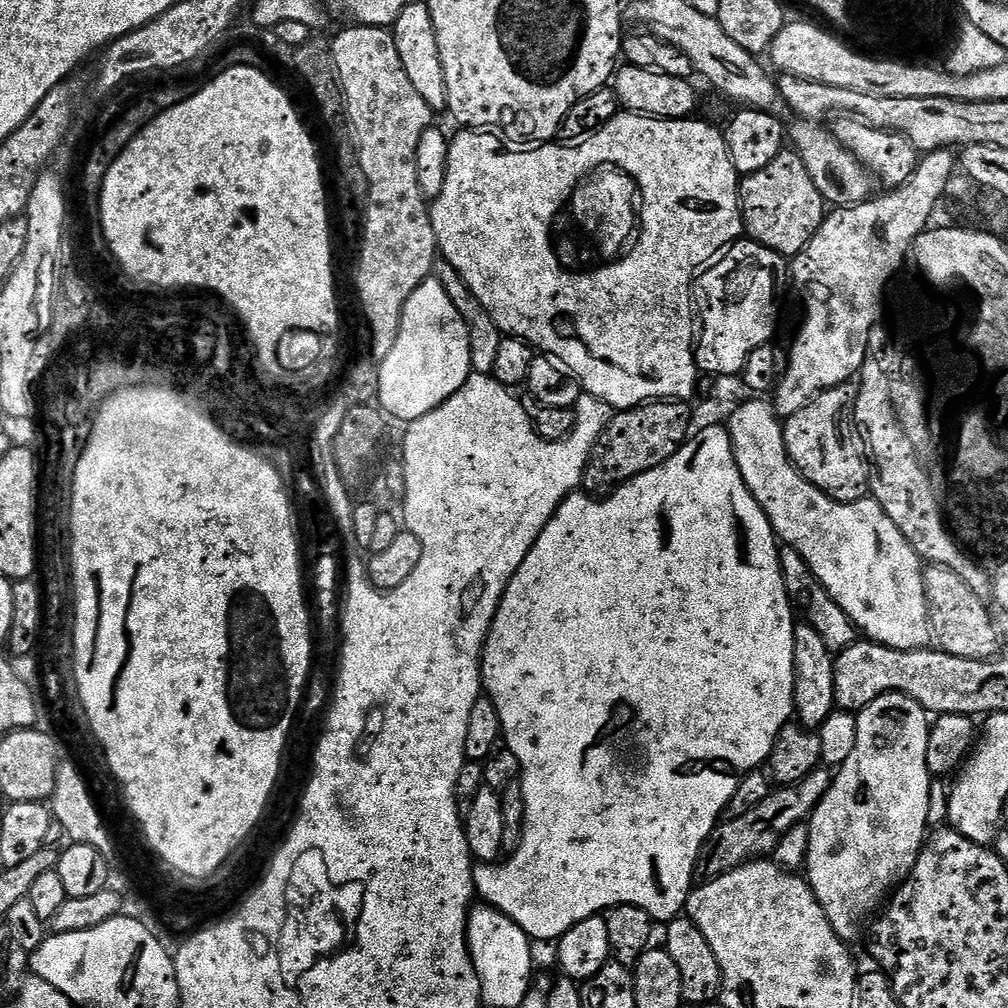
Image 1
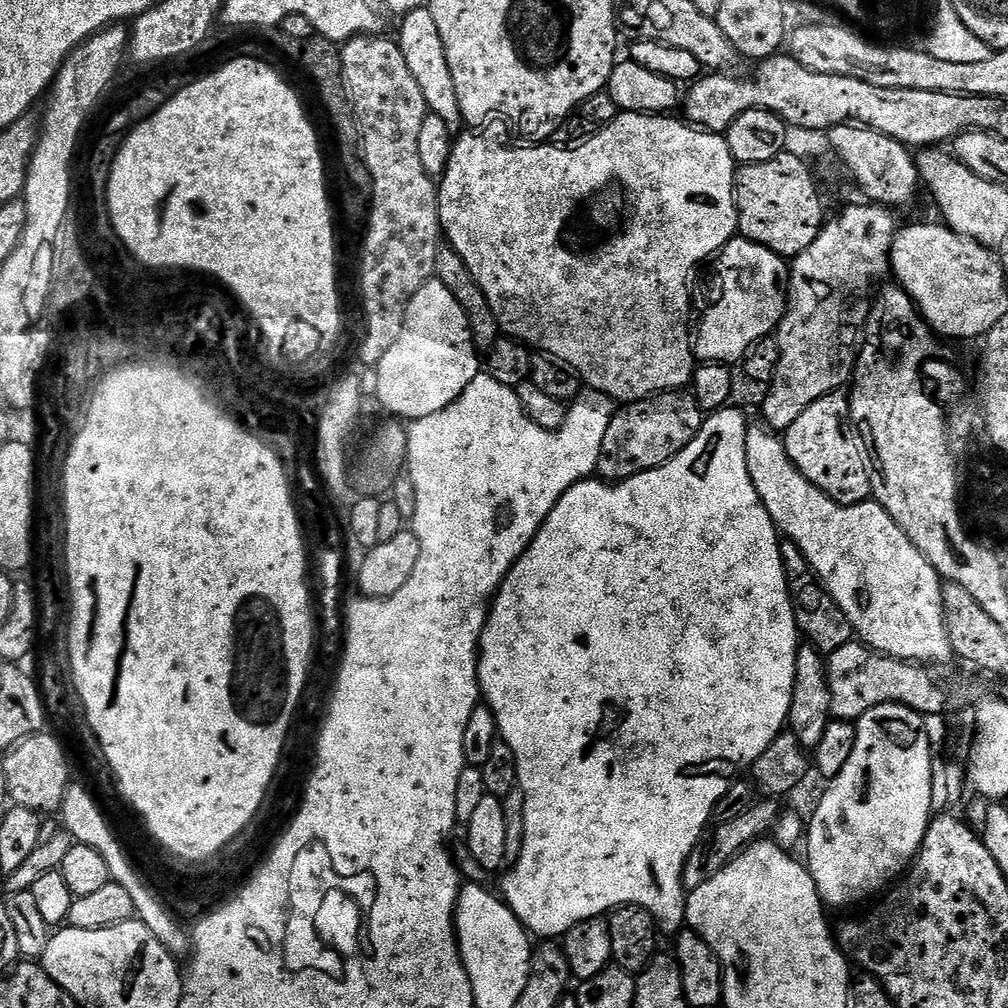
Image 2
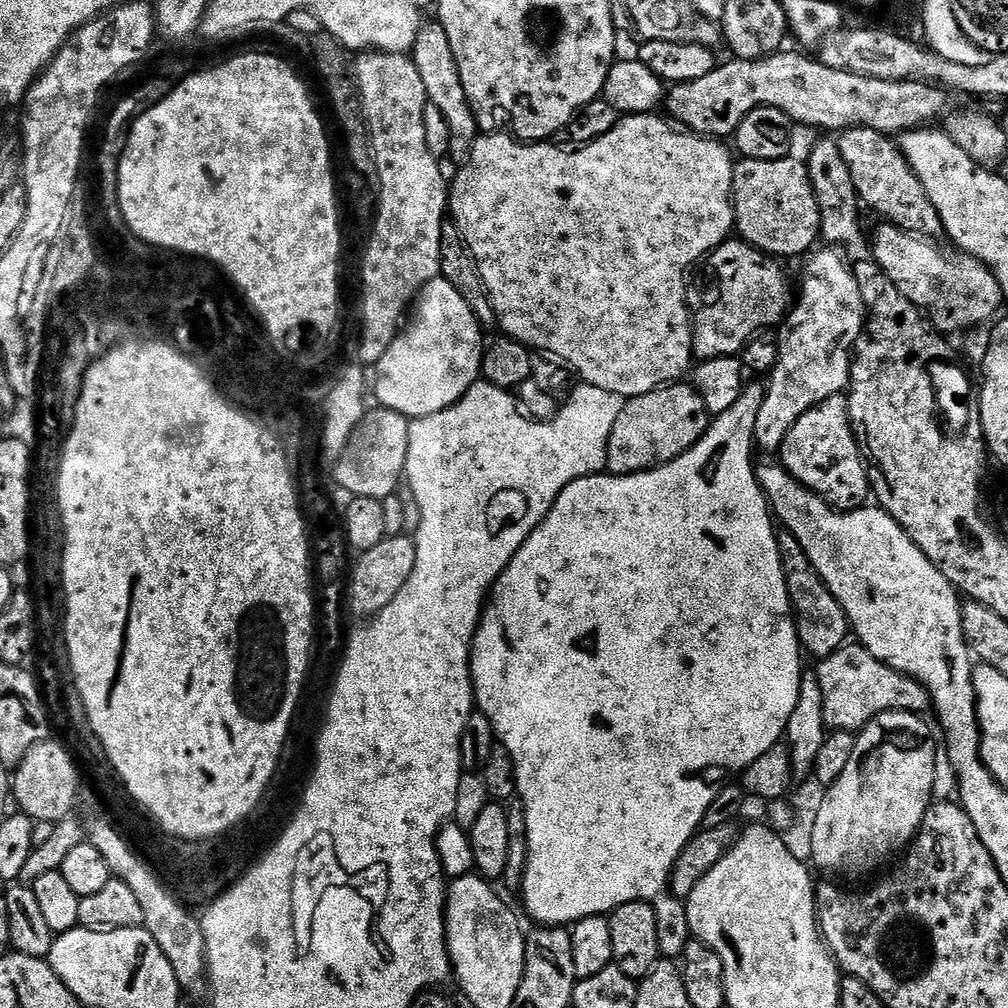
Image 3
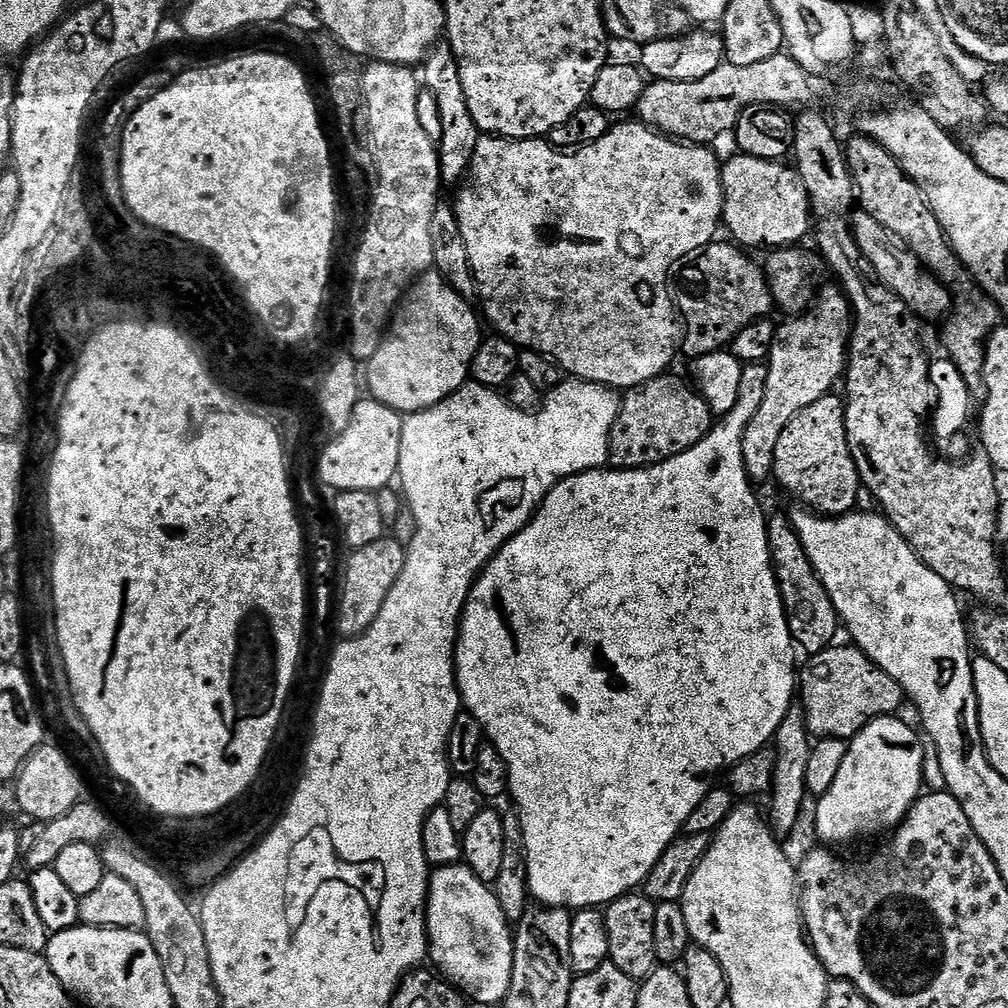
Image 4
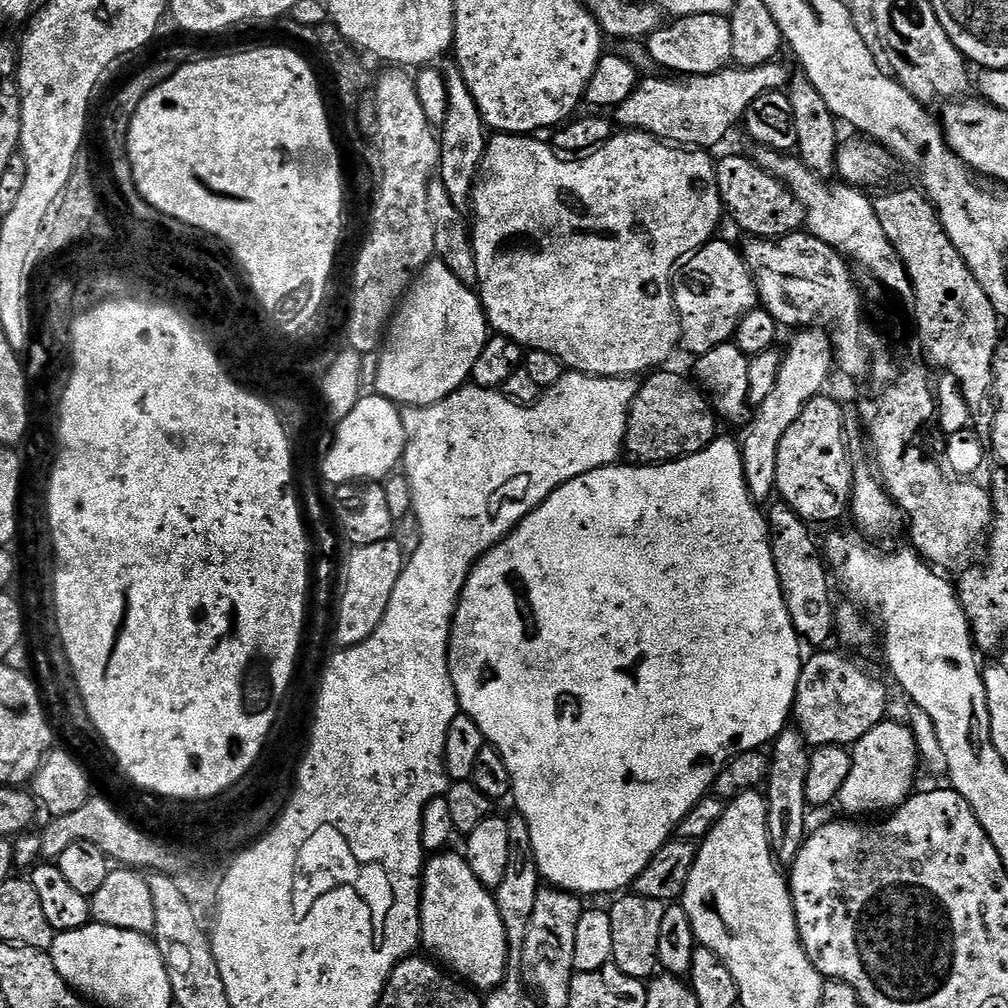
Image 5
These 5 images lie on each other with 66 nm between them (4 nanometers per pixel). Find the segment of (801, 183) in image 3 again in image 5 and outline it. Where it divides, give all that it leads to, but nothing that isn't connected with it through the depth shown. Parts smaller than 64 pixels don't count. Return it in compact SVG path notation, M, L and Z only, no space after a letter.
M747 155L724 156L715 161L716 181L723 207L732 215L732 220L752 238L775 240L790 236L802 224L800 203L794 194L778 178L762 170Z

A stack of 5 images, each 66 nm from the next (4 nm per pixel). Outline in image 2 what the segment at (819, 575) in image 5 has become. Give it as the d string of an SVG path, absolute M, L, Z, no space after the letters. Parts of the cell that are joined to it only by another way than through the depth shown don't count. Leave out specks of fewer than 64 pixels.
M784 538L780 542L780 553L784 563L784 572L788 576L788 591L792 593L792 609L796 615L799 635L807 643L813 644L821 654L833 652L842 646L853 643L854 629L851 622L834 602L828 589L816 579L816 574L808 565L808 560L802 554L802 550L798 550L798 546L793 540Z

